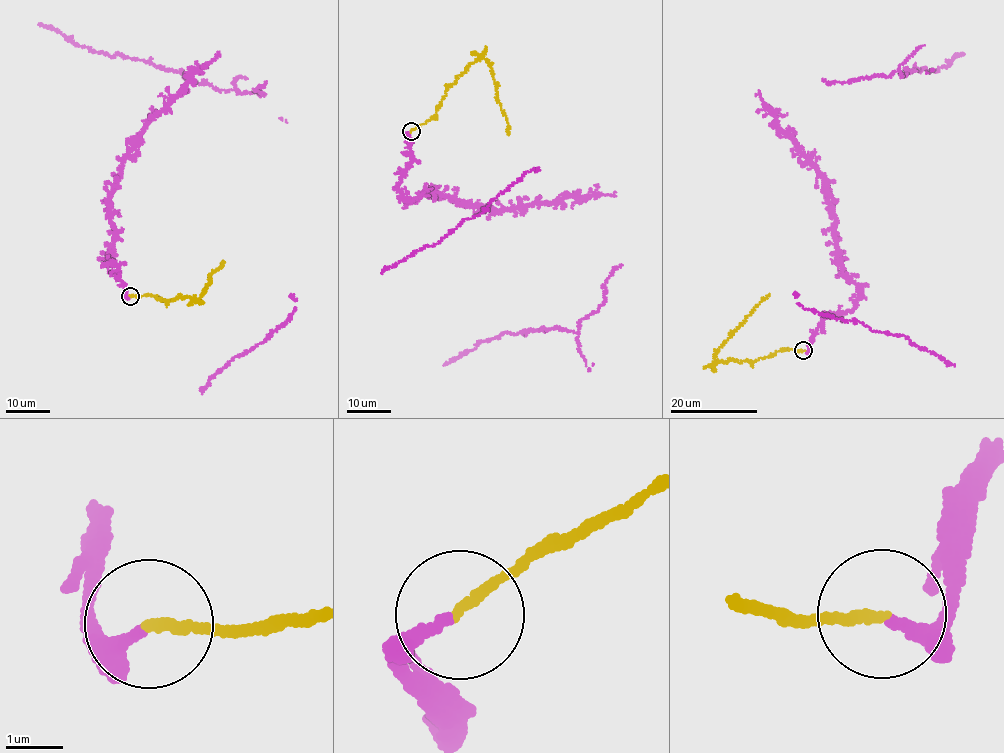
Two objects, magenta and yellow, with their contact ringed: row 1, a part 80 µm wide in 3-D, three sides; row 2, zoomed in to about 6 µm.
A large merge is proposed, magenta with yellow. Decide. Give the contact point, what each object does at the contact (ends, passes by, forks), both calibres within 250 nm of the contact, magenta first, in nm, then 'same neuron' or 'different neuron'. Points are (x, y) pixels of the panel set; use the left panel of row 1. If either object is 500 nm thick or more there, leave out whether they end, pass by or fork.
(130, 296) | magenta ends | yellow ends | 200/160 nm | different neuron

